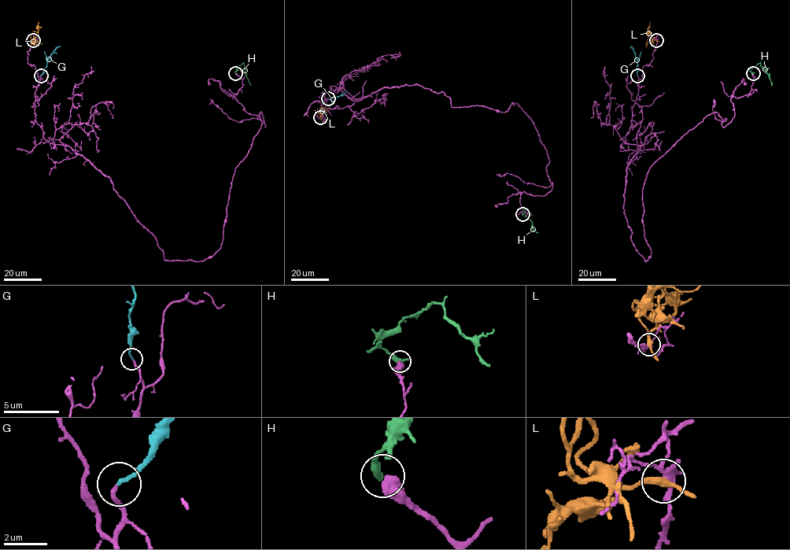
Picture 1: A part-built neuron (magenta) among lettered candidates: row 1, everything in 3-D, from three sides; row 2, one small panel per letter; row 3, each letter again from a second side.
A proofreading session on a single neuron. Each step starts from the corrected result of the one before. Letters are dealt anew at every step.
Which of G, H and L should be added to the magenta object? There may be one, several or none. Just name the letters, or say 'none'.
G

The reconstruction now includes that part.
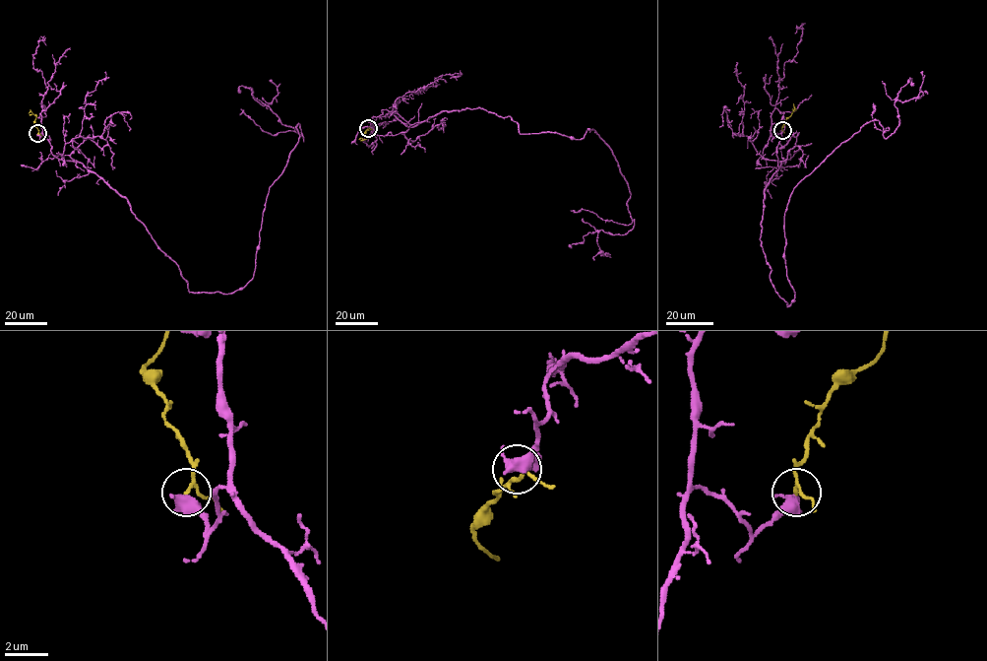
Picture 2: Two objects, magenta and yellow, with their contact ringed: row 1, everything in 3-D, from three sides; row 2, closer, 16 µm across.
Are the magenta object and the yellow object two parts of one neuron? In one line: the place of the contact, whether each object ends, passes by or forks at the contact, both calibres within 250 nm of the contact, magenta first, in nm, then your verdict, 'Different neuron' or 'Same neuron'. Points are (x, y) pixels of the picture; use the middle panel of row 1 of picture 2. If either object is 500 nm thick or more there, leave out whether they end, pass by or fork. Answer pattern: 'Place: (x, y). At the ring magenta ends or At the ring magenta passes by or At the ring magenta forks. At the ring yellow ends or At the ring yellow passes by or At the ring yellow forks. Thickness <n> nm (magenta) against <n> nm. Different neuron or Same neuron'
Place: (368, 128). At the ring magenta passes by. At the ring yellow passes by. Thickness 440 nm (magenta) against 120 nm. Same neuron

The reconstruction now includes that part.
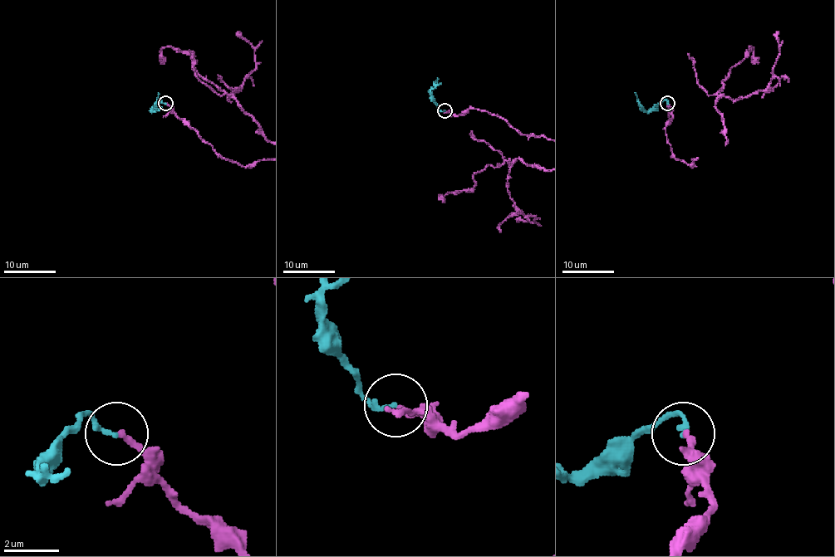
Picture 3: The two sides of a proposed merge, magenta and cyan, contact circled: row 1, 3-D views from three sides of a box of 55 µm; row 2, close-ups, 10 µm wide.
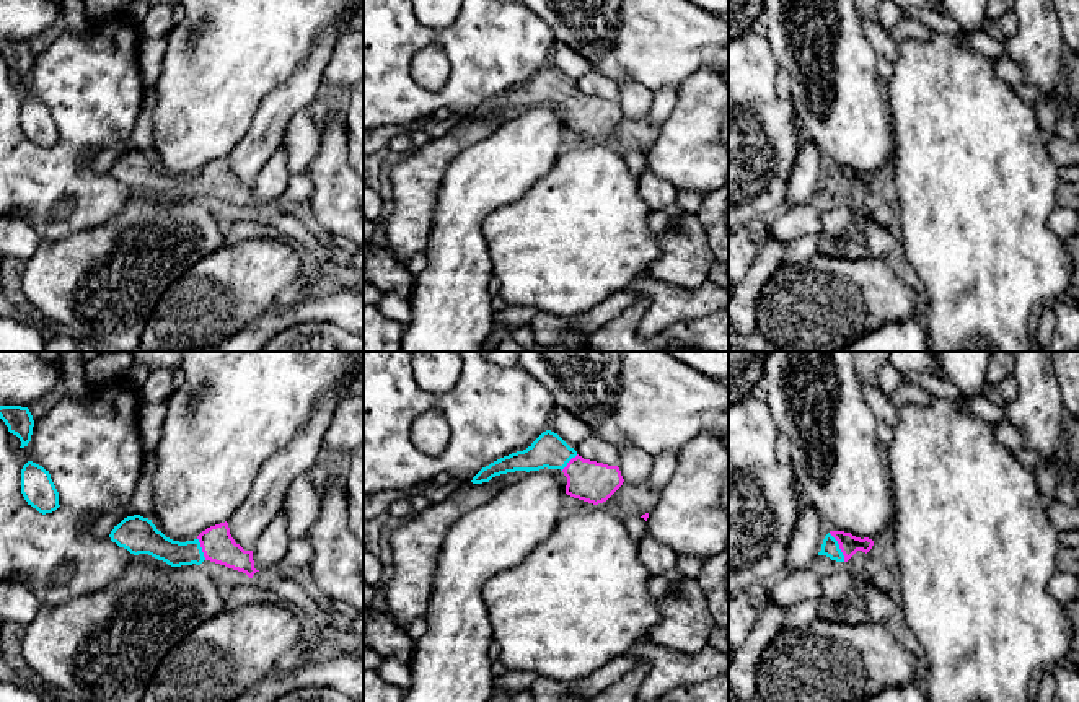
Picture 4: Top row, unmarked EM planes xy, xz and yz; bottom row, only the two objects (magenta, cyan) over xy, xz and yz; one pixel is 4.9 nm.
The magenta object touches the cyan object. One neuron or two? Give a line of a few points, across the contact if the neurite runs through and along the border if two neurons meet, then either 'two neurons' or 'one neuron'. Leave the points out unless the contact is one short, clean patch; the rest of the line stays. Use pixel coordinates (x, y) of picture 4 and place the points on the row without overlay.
yz (849, 179), (840, 183), (830, 183) | one neuron

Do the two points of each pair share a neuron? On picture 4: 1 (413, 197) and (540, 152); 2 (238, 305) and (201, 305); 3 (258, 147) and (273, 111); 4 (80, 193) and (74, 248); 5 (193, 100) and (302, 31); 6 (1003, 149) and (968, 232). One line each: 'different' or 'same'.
1: different
2: same
3: same
4: different
5: same
6: same

